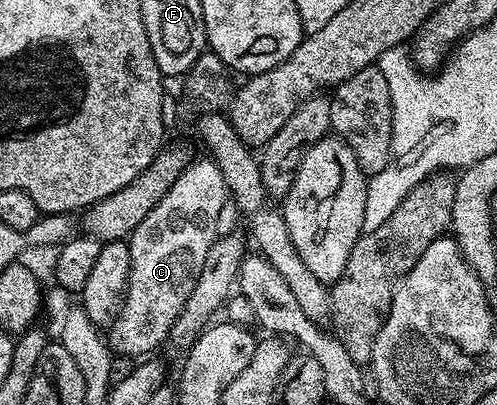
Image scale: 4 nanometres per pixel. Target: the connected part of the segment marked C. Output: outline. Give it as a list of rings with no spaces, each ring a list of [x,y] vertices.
[[[210,158],[192,159],[187,169],[173,182],[171,189],[145,214],[145,218],[129,237],[129,282],[127,293],[123,299],[123,309],[119,317],[109,328],[109,344],[118,355],[134,356],[136,358],[146,357],[162,340],[166,341],[171,335],[171,327],[177,322],[185,302],[195,285],[195,275],[205,266],[205,257],[209,254],[209,246],[217,239],[215,227],[217,214],[221,212],[222,206],[229,200],[228,191],[224,187],[221,170]]]

